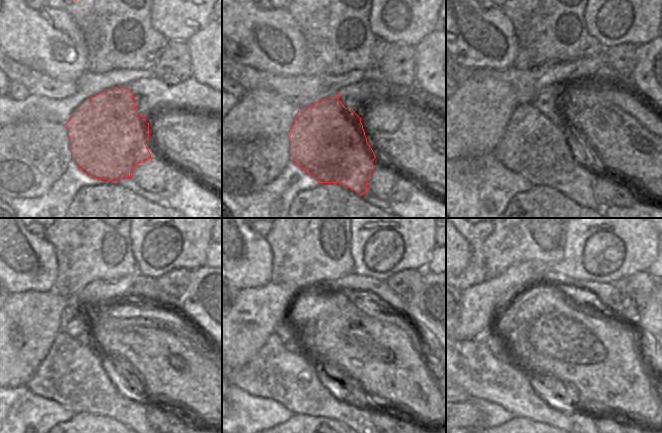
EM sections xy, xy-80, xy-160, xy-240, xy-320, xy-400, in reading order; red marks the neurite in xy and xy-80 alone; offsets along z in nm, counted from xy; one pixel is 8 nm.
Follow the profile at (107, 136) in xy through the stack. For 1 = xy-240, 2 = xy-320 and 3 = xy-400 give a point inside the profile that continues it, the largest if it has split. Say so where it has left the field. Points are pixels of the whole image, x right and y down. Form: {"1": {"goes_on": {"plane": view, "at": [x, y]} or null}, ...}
{"1": {"goes_on": {"plane": "xy-240", "at": [86, 373]}}, "2": {"goes_on": {"plane": "xy-320", "at": [299, 372]}}, "3": {"goes_on": {"plane": "xy-400", "at": [521, 380]}}}

